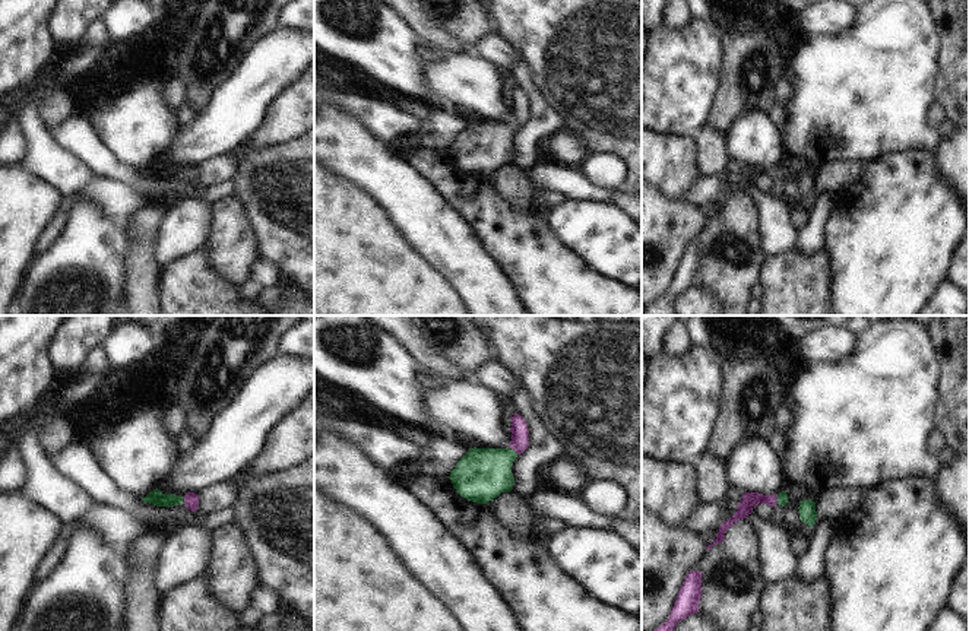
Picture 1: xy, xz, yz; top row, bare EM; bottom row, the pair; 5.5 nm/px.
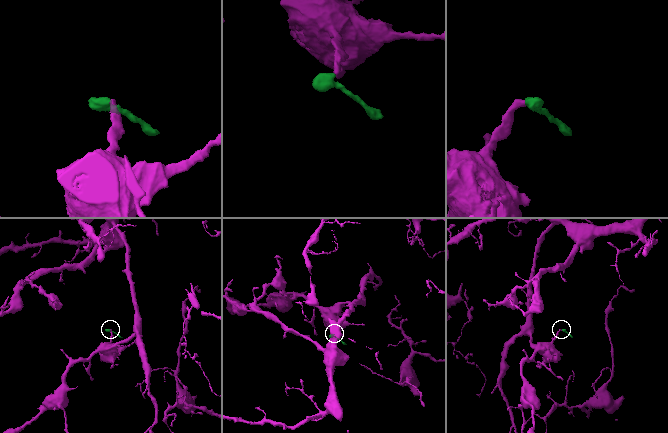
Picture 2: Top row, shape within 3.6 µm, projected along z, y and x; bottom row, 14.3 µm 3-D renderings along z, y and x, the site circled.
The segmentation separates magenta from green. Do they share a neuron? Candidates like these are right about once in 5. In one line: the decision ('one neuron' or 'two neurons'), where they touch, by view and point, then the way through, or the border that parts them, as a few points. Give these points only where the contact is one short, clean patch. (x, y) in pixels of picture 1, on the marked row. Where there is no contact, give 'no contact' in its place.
one neuron | yz (776, 497) | across yz (749, 500), (776, 497), (782, 497)

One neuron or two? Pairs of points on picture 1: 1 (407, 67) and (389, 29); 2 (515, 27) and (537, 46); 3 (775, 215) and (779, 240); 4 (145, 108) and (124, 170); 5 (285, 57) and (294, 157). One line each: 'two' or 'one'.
1: one
2: one
3: one
4: two
5: two

